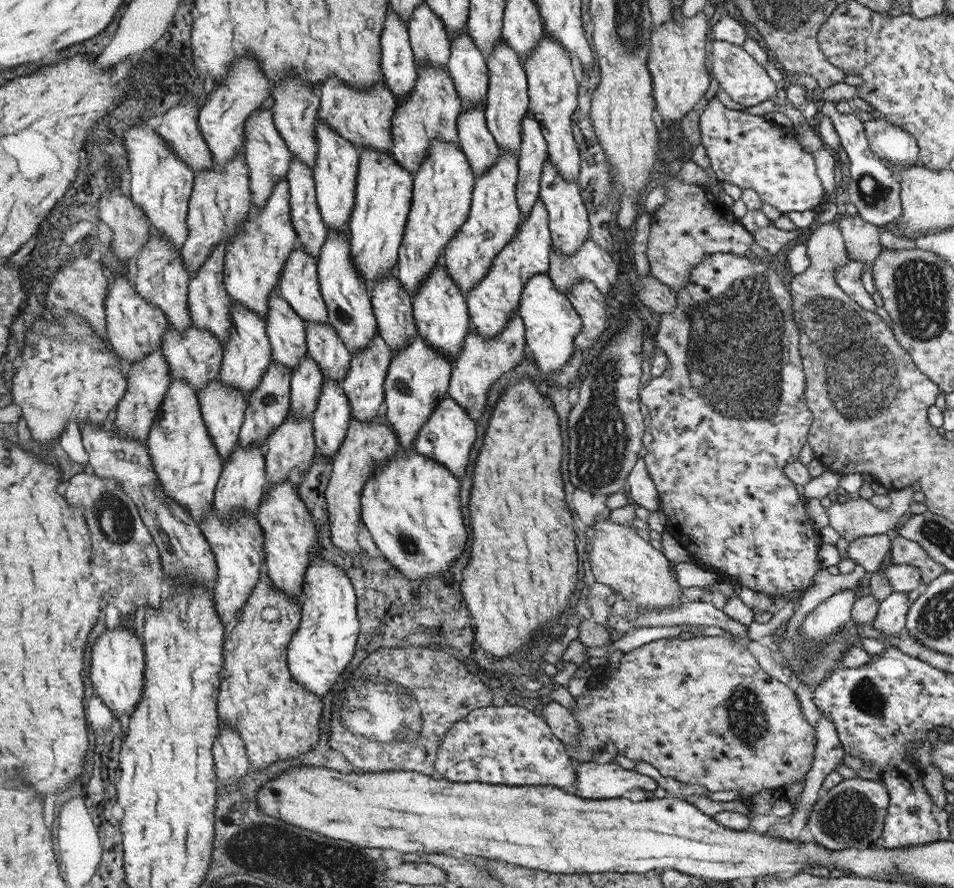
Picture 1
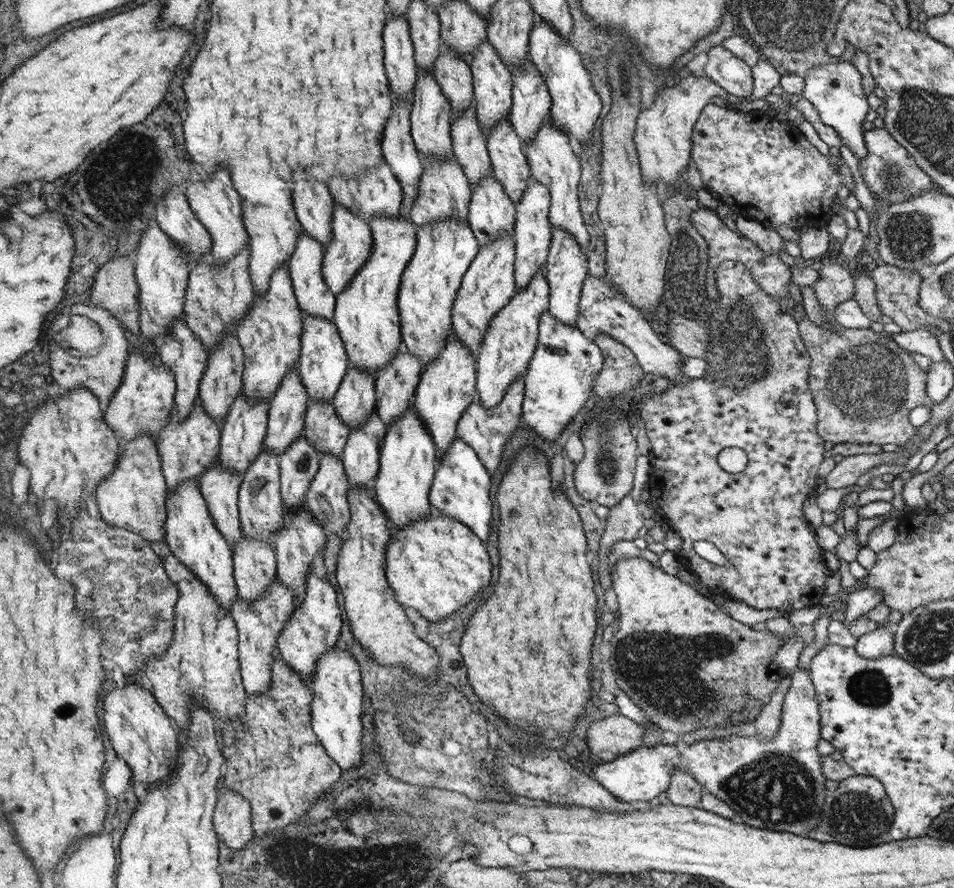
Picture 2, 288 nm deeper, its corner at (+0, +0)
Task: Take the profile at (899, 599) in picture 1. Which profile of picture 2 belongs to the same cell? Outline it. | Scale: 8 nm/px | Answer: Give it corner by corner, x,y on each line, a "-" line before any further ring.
889,622
877,624
877,630
861,636
853,646
855,652
865,660
877,660
883,656
893,656
893,626

